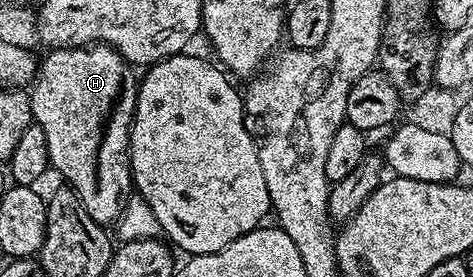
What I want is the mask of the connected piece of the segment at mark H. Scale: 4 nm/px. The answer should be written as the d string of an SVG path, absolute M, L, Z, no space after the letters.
M89 44L86 48L53 48L46 53L48 56L38 61L37 79L30 85L29 95L31 97L31 119L34 123L45 130L45 142L49 150L49 165L56 173L64 176L66 183L81 198L81 206L89 210L89 218L93 222L104 226L111 226L118 221L119 215L125 210L127 199L133 194L133 181L131 179L131 123L135 117L135 94L137 91L137 76L134 76L132 65L128 64L126 58L115 48L107 44Z

